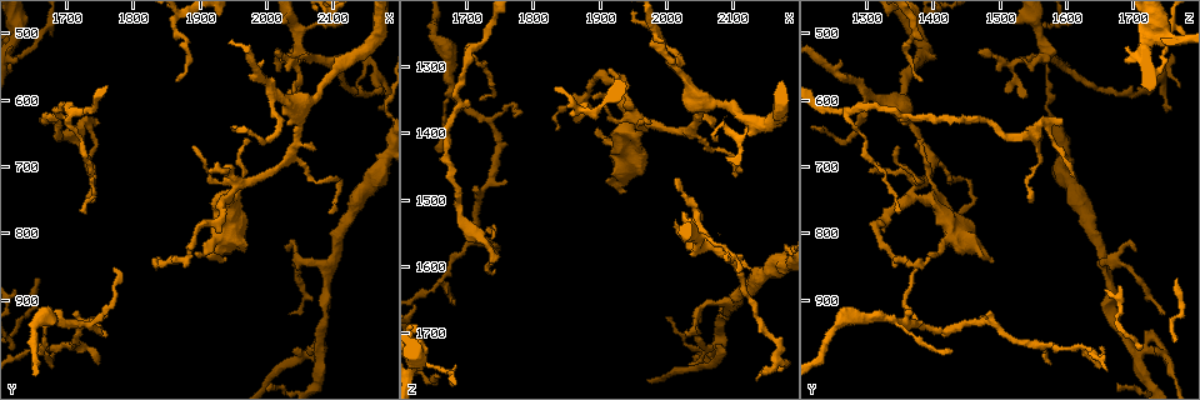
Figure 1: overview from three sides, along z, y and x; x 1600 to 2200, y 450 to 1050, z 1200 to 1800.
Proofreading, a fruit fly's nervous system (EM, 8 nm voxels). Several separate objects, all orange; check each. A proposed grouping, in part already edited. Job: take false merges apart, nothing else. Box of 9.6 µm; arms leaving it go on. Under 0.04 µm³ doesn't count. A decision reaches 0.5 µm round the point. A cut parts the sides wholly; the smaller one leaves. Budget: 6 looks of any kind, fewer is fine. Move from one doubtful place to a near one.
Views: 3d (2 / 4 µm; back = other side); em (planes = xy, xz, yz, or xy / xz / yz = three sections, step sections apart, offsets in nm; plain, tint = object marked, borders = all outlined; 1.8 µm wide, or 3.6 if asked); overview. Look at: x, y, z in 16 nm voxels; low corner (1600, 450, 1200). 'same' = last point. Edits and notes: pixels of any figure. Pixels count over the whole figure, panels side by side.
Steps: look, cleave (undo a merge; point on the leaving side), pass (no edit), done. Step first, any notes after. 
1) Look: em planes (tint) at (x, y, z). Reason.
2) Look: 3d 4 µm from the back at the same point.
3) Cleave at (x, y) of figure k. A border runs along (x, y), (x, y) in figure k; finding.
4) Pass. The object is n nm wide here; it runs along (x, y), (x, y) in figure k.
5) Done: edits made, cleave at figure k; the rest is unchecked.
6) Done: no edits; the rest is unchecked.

Look: em planes (tint) at (2060, 535, 1565). Arms part here.

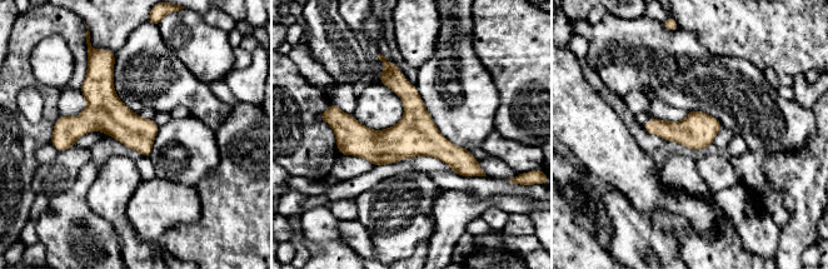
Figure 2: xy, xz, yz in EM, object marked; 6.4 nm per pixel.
Pass. The object is 220 nm wide here; one neuron here.

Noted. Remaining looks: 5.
Look: 3d 4 µm at (2045, 615, 1350). Three arms meet.

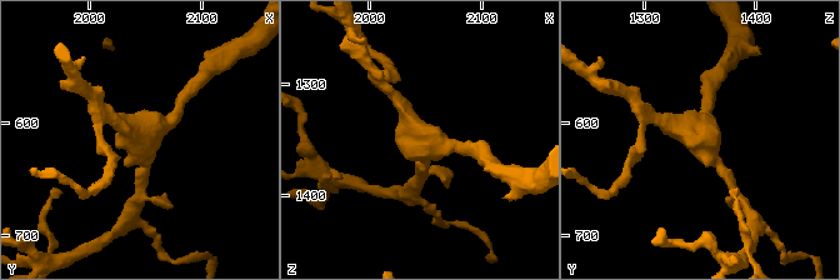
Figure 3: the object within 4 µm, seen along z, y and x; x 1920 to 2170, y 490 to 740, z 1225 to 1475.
Look: em planes (borders) at (2048, 616, 1356). 3 arms meet here; the arms are 170, 170, 200 nm wide.

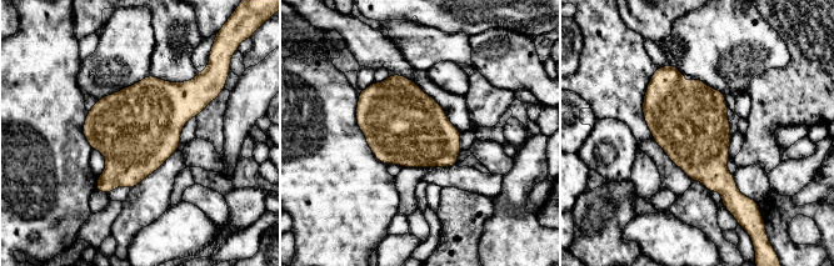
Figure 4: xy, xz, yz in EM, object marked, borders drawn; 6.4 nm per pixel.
Pass. All the same neuron.

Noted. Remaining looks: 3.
Look: 3d 2 µm at (2075, 975, 1705). Two arms in line, one across.

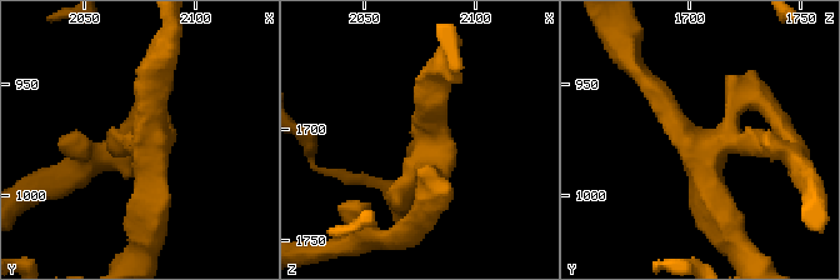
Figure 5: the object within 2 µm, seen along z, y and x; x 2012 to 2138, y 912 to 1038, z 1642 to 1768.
Look: em xy step 8 (tint) at (2077, 980, 1709). Need the tissue.

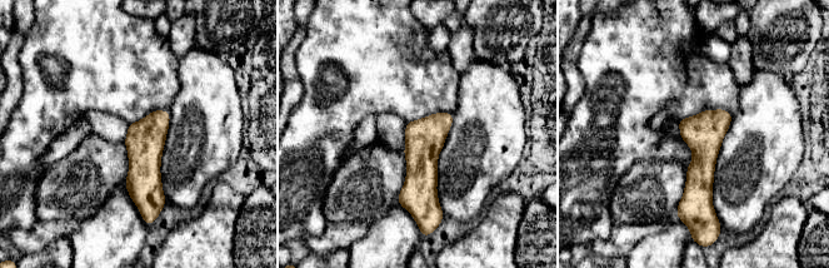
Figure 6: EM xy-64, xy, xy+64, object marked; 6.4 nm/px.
Look: em planes (tint) at the same point.

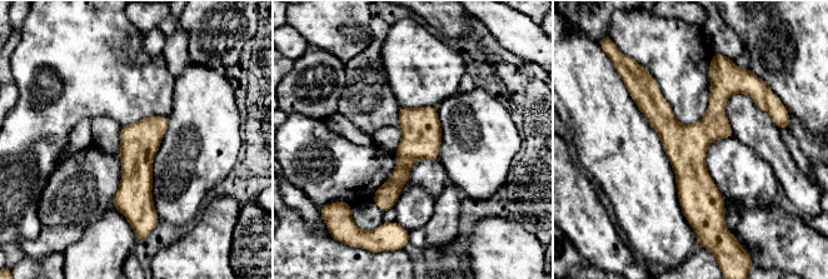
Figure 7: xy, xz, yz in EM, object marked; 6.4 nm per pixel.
Pass. It runs along (712, 68), (699, 215) in figure 7; continuous, no second neuron.

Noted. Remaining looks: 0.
Done: no edits; the rest is unchecked.

